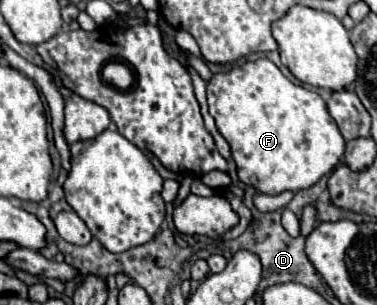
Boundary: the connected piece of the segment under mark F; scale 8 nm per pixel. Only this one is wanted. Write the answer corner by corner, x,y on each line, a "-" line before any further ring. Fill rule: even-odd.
266,58
242,62
228,72
214,74
208,82
208,108
216,120
218,132
228,140
232,158
238,168
238,178
254,186
258,192
274,196
284,190
304,190
314,186
324,174
330,174
344,154
344,138
336,122
326,110
326,102
312,90
292,84
280,70

